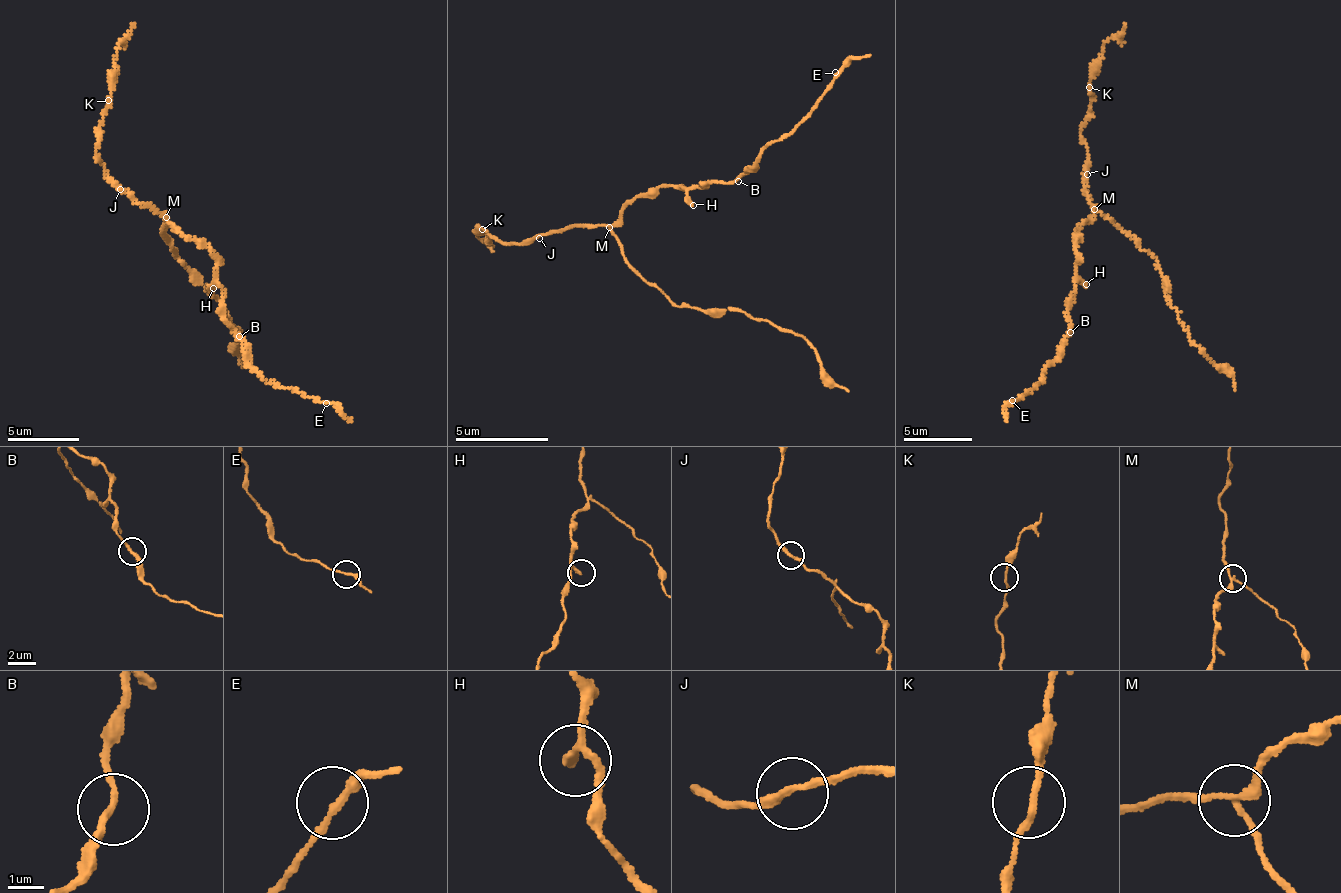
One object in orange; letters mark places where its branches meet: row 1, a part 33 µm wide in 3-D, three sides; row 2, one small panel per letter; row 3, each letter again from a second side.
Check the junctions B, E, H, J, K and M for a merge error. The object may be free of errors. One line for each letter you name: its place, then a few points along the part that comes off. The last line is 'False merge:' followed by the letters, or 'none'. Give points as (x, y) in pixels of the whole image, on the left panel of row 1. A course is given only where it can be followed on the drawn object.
M: at (166, 217); foreign part runs (167, 216), (161, 233), (215, 297), (234, 326), (233, 349), (242, 367)
False merge: M

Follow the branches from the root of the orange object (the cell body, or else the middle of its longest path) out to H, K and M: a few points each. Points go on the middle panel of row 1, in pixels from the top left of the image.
H: (636, 200), (665, 183), (688, 189), (693, 205)
K: (636, 200), (607, 227), (550, 228), (519, 245), (486, 235), (489, 241), (484, 239), (482, 229)
M: (636, 200), (619, 214), (618, 222), (610, 226)

